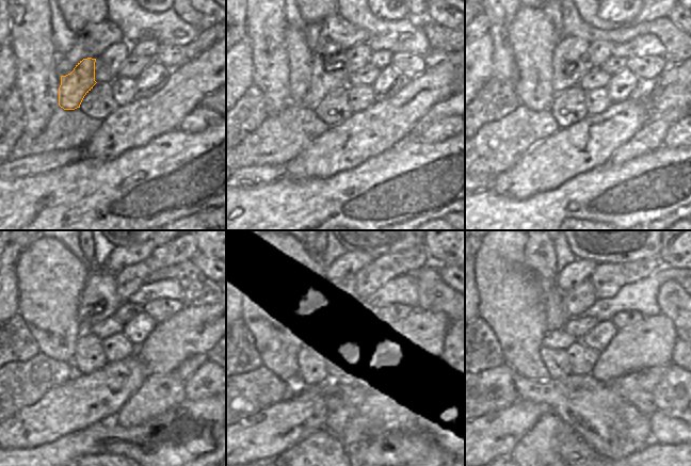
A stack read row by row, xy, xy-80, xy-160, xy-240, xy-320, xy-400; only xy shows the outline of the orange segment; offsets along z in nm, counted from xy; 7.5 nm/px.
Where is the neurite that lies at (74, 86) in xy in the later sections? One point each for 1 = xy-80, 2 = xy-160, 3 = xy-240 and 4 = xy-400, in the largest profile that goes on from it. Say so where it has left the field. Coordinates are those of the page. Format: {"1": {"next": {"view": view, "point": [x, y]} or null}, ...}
{"1": {"next": {"view": "xy-80", "point": [328, 73]}}, "2": {"next": {"view": "xy-160", "point": [571, 61]}}, "3": {"next": {"view": "xy-240", "point": [98, 300]}}, "4": {"next": {"view": "xy-400", "point": [579, 300]}}}

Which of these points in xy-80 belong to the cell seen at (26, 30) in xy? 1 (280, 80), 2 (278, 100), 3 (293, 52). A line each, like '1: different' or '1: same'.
1: same
2: same
3: different

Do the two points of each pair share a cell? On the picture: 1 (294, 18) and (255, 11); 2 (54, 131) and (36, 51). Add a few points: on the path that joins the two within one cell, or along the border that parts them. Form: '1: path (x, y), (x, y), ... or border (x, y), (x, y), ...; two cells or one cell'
1: border (284, 11), (287, 26); two cells
2: border (59, 106), (47, 125), (36, 135); two cells

